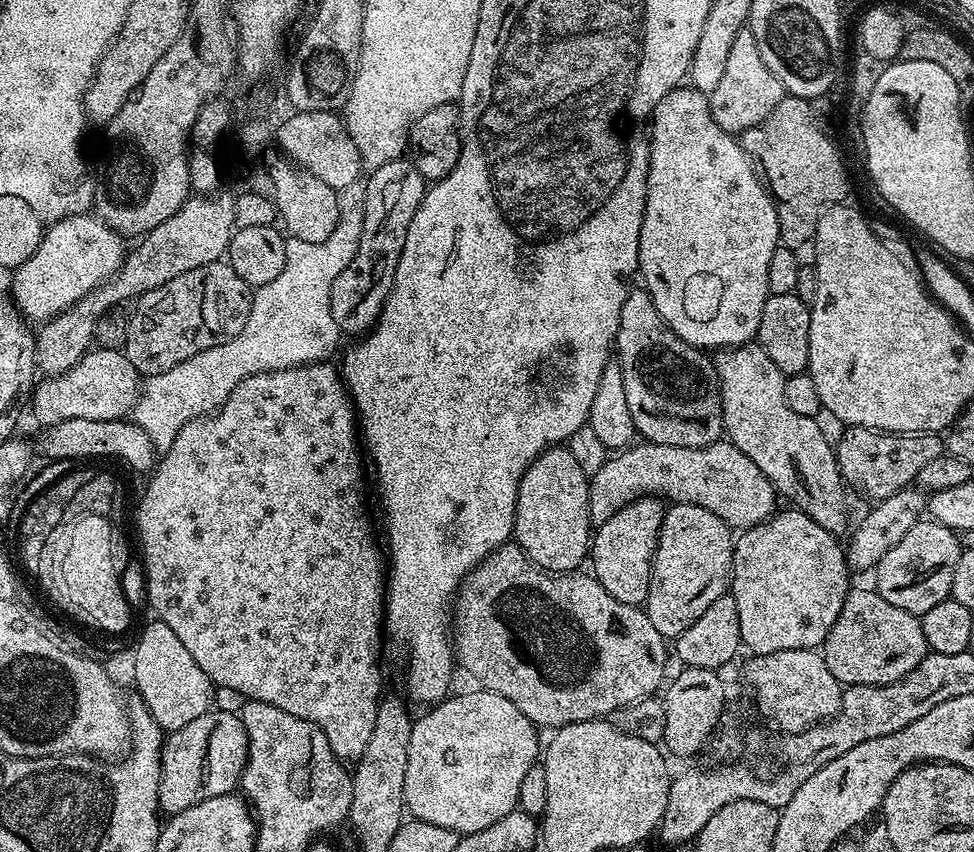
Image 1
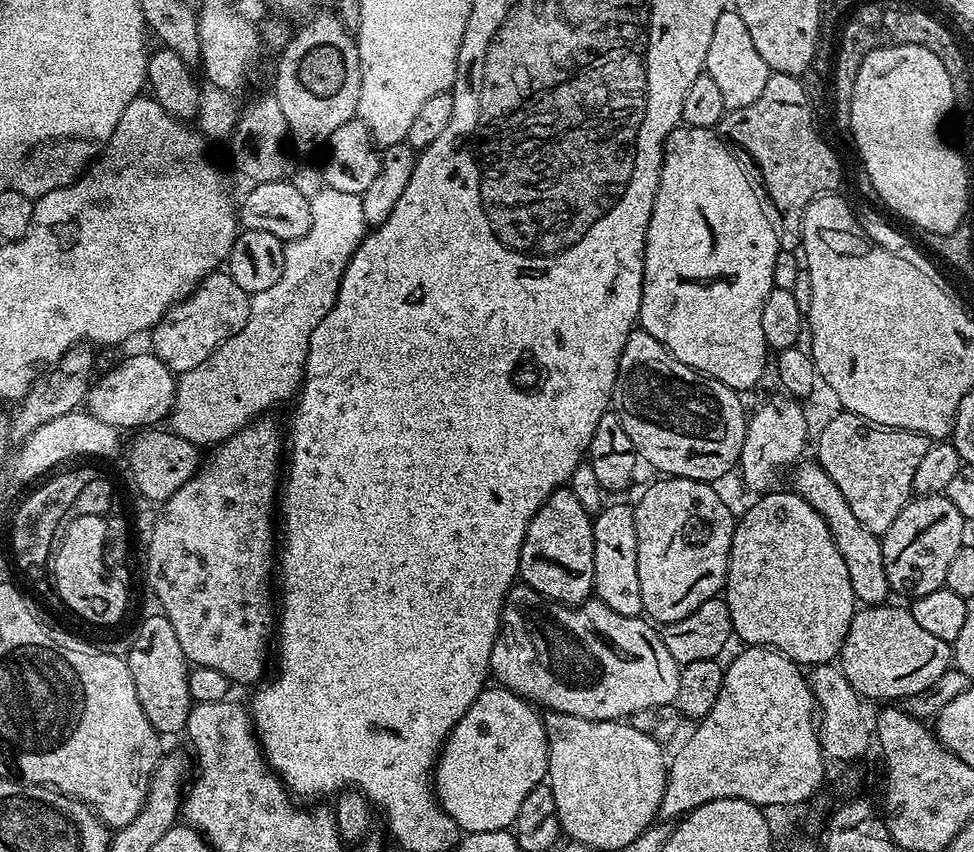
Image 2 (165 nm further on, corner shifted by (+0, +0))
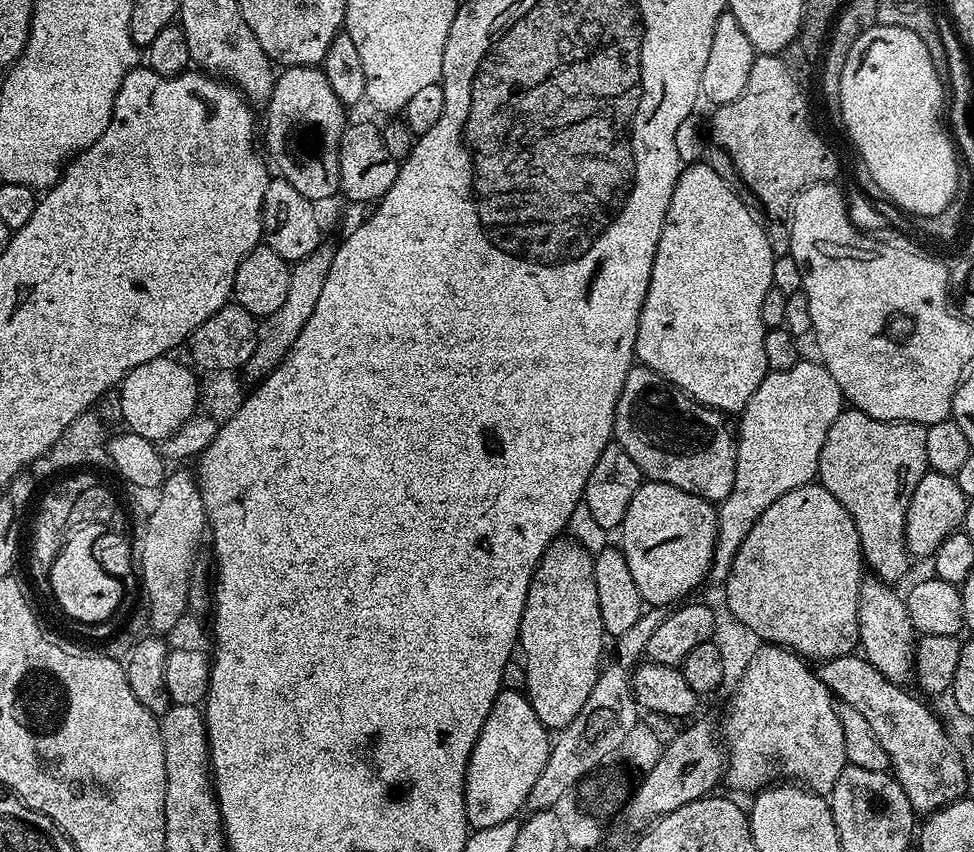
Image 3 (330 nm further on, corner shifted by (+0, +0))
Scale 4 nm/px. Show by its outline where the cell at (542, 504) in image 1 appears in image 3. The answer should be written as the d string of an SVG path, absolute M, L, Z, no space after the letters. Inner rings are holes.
M561 538L544 552L540 564L534 570L530 590L526 594L526 606L522 610L519 651L524 651L522 663L525 670L526 695L534 714L544 727L559 730L570 726L578 718L578 710L586 706L586 698L598 682L604 656L606 633L602 626L602 610L598 610L598 586L594 586L594 556L571 538Z

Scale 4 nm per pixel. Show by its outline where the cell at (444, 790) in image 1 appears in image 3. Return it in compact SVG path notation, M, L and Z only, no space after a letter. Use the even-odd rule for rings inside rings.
M500 691L466 770L464 801L469 825L473 829L486 828L513 819L534 790L551 749L549 729L534 714L527 695L523 691Z

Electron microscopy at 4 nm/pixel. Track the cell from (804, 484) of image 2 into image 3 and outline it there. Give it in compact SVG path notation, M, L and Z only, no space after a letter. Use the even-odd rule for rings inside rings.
M861 579L856 619L860 635L858 648L864 659L869 660L878 670L878 674L882 674L890 682L904 686L914 676L918 633L910 622L905 597L901 593L899 596L896 591L893 585L885 584L883 580Z

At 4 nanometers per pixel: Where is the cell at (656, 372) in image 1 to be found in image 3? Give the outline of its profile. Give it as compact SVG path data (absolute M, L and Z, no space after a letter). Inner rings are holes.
M634 366L626 374L626 382L622 386L622 394L616 403L616 417L614 418L614 426L612 431L614 433L615 443L622 446L622 450L626 450L626 454L630 454L630 458L634 458L634 462L640 467L641 473L648 480L657 480L663 484L670 486L678 486L678 490L686 490L690 494L694 494L703 500L711 500L719 502L725 500L730 494L730 490L734 486L734 474L736 473L736 446L738 443L737 433L728 425L729 417L725 413L719 412L716 408L707 408L704 404L699 404L697 400L687 396L681 388L675 388L673 384L666 378L662 378L654 370L643 366Z

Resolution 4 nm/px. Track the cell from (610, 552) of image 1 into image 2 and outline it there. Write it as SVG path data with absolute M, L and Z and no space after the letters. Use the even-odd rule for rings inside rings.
M624 504L605 506L595 513L594 534L594 596L610 610L627 616L643 613L642 589L638 587L638 530L634 526L634 511Z

